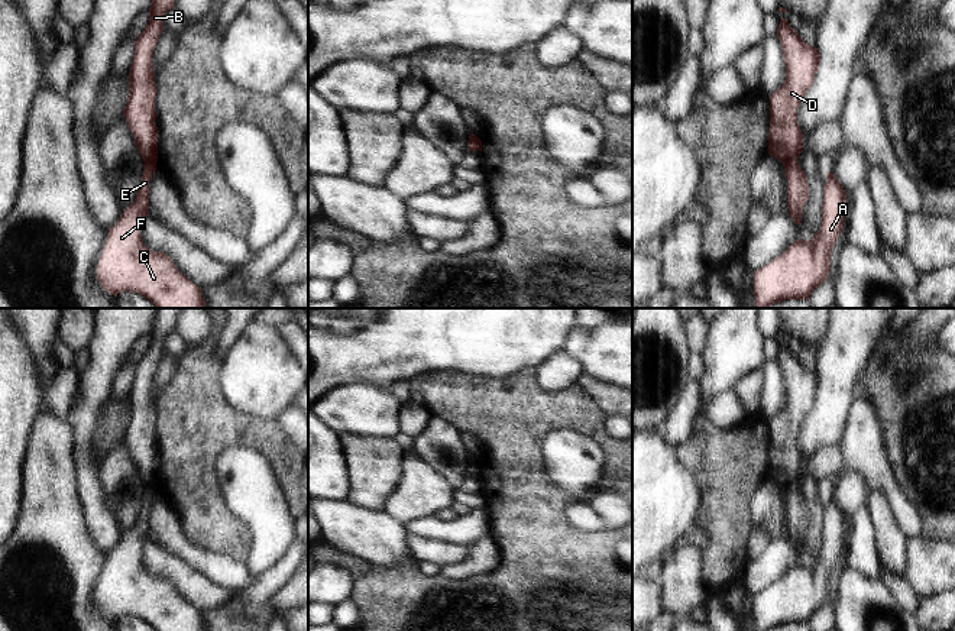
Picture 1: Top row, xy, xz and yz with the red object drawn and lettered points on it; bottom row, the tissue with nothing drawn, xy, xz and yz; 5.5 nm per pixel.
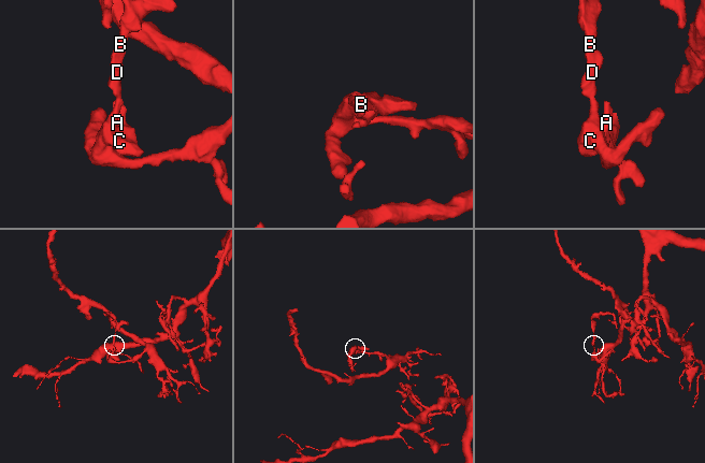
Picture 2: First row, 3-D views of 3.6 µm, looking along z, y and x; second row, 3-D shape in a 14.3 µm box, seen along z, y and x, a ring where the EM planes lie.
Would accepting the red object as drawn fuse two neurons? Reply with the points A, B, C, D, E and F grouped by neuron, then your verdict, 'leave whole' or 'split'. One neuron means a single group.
A C E F / B D; split

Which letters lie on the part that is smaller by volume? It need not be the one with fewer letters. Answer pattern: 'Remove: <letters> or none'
Remove: B, D

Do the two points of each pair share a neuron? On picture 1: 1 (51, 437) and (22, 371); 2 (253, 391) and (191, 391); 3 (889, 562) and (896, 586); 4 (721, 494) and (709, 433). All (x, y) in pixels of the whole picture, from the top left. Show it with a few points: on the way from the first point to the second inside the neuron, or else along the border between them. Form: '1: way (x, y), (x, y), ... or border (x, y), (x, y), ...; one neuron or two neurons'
1: border (48, 410), (38, 421), (29, 447); two neurons
2: border (222, 361), (220, 388), (236, 408), (248, 414); two neurons
3: border (883, 566), (897, 578), (906, 579); two neurons
4: way (721, 479), (721, 462), (709, 447); one neuron

